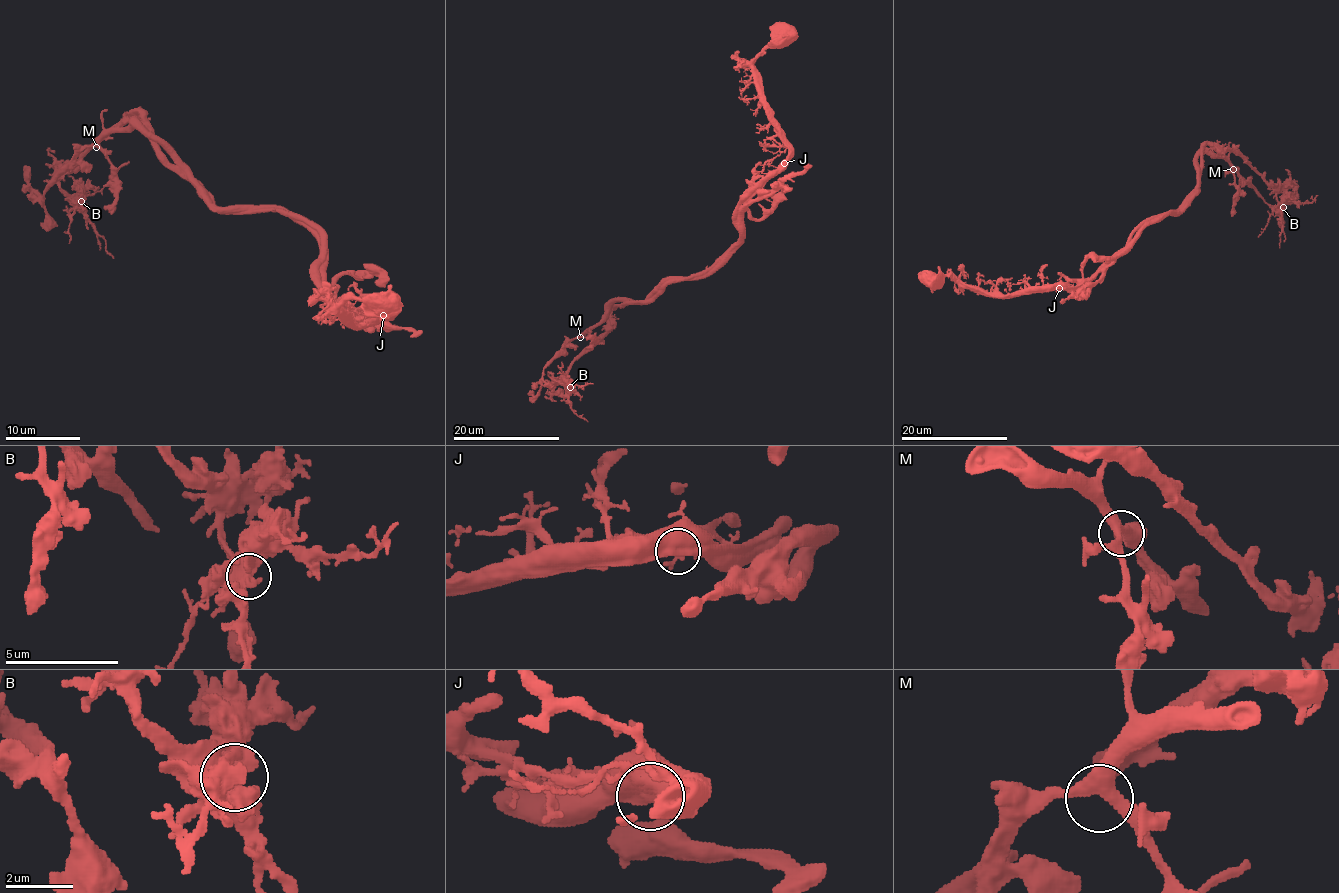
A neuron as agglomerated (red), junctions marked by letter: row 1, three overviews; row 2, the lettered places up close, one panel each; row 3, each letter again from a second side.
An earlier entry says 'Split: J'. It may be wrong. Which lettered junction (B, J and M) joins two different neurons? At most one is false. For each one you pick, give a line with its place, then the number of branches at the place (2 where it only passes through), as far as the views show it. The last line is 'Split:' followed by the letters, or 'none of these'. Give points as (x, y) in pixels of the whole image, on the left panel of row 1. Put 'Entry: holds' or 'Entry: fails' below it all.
J: (383, 315) | 1
Split: J
Entry: holds

